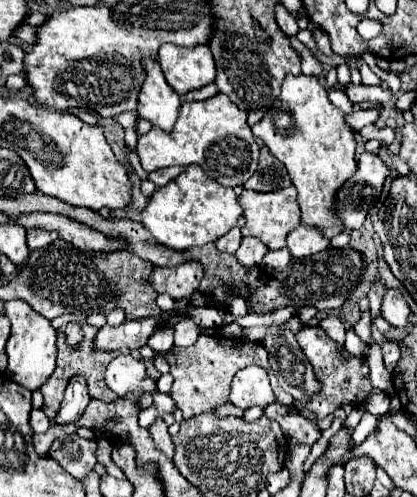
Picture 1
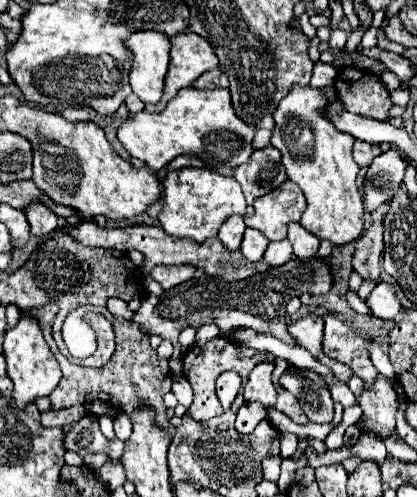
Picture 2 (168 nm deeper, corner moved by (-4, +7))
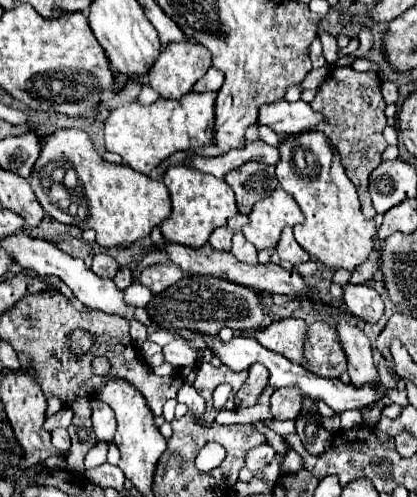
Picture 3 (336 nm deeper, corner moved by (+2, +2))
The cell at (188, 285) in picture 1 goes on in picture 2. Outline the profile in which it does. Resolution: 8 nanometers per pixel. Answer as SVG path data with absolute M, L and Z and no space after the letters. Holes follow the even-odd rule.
M179 264L179 266L155 266L151 270L151 276L163 286L163 290L169 290L181 282L187 282L195 276L195 266L191 264Z

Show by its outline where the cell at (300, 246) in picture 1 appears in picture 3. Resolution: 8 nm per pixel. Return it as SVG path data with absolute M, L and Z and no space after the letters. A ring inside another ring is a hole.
M285 227L283 233L281 233L281 239L277 243L277 253L283 261L291 263L291 265L299 265L299 263L305 263L309 261L309 253L305 249L301 249L301 245L295 241L293 237L293 229L291 227Z

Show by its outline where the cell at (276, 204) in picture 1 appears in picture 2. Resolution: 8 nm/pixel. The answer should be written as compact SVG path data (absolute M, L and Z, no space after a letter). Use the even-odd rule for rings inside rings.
M287 180L269 194L255 198L253 208L255 214L245 216L245 224L259 230L269 240L283 240L287 238L287 224L299 222L305 212L305 196L297 184Z

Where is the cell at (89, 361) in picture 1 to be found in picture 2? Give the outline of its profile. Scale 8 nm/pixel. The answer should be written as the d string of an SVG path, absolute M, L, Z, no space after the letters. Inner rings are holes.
M45 304L41 308L31 308L27 310L27 314L35 316L43 328L45 340L51 348L51 352L55 354L63 378L59 382L59 386L49 394L51 400L51 408L53 410L63 410L63 408L71 408L75 404L85 404L85 402L93 402L97 398L105 400L107 404L115 406L115 408L123 408L123 412L131 414L139 408L147 408L151 406L155 410L155 424L163 430L169 430L169 418L165 414L165 404L163 404L163 396L171 390L171 374L169 374L169 366L165 358L159 358L155 354L155 350L149 344L149 336L143 334L137 324L133 324L131 320L123 320L123 318L115 318L109 312L105 312L105 318L113 324L115 330L115 338L117 338L117 346L115 346L115 354L111 356L111 360L103 366L103 368L83 368L83 366L75 366L71 364L57 348L53 334L51 334L51 326L53 320L59 311L56 304ZM117 368L117 370L115 370Z

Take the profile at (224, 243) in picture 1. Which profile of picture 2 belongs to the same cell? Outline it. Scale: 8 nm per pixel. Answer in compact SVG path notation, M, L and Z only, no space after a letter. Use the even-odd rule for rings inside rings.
M233 214L227 222L223 222L217 238L223 242L225 248L229 248L229 250L239 250L241 240L243 240L243 232L245 232L243 216Z

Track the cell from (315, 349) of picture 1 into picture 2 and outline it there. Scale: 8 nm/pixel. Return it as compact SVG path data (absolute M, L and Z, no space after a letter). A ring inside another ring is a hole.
M309 314L297 320L295 324L291 324L289 332L295 336L299 346L307 348L321 364L329 364L329 366L335 364L335 360L331 360L321 348L323 346L323 318L321 316Z

